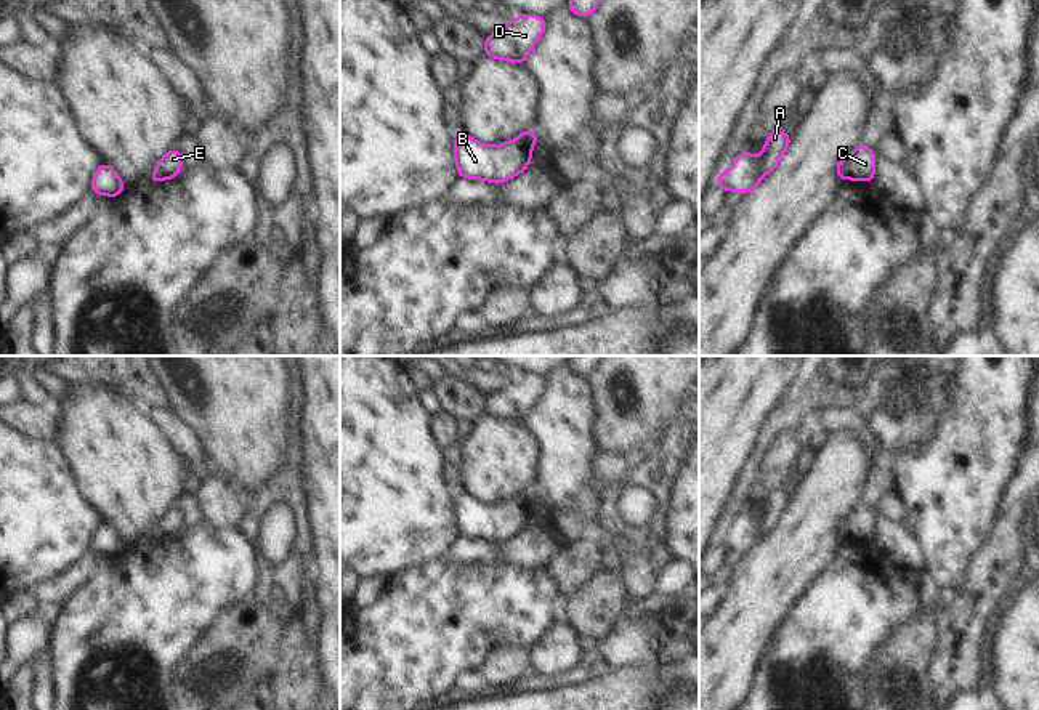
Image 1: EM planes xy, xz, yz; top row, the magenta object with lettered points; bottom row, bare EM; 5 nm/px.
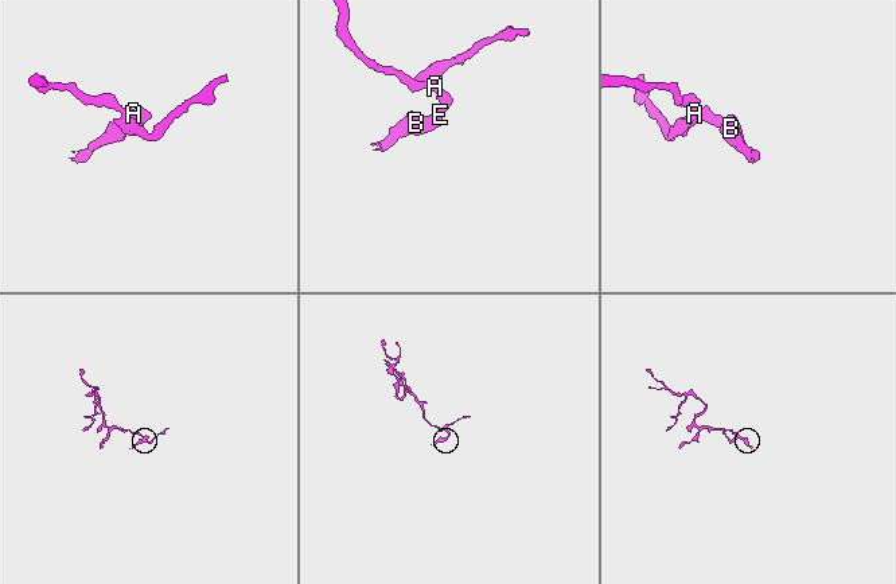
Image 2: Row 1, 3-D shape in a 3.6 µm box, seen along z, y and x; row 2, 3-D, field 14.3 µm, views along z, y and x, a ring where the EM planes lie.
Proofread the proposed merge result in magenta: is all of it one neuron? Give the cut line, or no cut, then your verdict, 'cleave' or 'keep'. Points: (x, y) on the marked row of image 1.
cut none; keep

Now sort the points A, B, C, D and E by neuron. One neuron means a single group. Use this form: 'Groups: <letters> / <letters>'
Groups: A B C D E.

